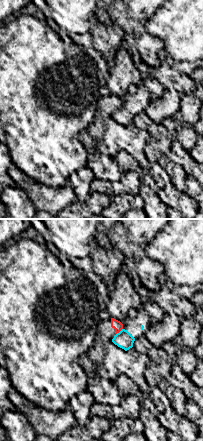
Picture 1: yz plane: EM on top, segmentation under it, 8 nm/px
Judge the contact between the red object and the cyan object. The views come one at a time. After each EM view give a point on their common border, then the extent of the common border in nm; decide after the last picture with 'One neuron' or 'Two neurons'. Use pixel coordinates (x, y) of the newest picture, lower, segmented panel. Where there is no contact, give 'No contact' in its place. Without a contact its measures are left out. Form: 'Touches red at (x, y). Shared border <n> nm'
Touches red at (119, 331). Shared border 80 nm

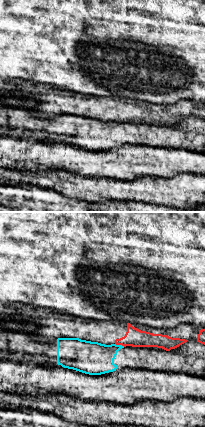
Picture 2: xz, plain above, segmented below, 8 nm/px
Touches red at (120, 344). Shared border 80 nm

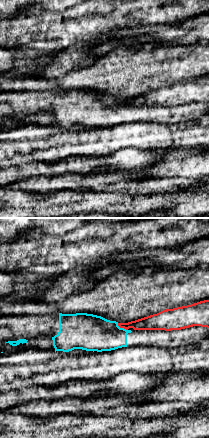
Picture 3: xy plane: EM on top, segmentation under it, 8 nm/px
Touches red at (122, 327). Shared border 110 nm

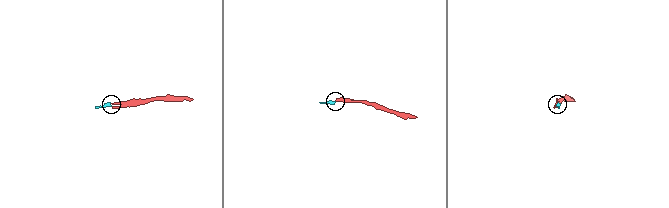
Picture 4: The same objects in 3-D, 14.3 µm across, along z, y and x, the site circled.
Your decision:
Two neurons

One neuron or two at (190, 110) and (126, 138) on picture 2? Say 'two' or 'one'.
two

